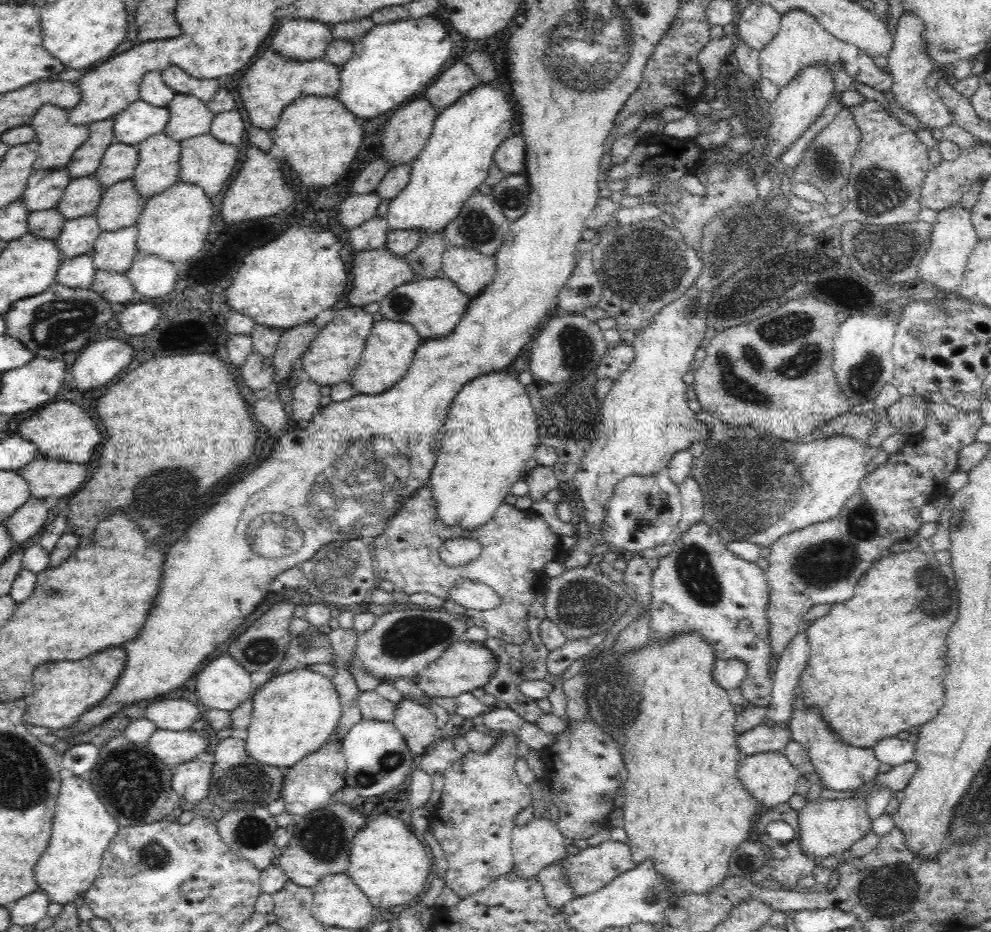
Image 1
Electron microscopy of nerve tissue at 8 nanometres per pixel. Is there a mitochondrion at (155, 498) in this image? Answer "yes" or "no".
yes

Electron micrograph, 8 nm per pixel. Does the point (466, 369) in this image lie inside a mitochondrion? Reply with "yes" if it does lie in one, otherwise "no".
no

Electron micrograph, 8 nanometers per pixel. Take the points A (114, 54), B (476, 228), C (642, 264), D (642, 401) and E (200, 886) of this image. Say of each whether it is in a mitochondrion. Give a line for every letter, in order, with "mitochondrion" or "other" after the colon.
A: other
B: mitochondrion
C: mitochondrion
D: other
E: other

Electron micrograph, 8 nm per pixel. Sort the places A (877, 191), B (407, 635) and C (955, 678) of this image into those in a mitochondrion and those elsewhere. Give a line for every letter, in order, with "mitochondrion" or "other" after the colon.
A: mitochondrion
B: mitochondrion
C: other

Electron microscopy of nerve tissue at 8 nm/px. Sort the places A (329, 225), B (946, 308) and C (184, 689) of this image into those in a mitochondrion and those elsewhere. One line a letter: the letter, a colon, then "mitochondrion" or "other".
A: other
B: mitochondrion
C: other

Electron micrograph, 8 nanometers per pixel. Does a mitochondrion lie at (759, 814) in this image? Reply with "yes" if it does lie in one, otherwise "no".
no

